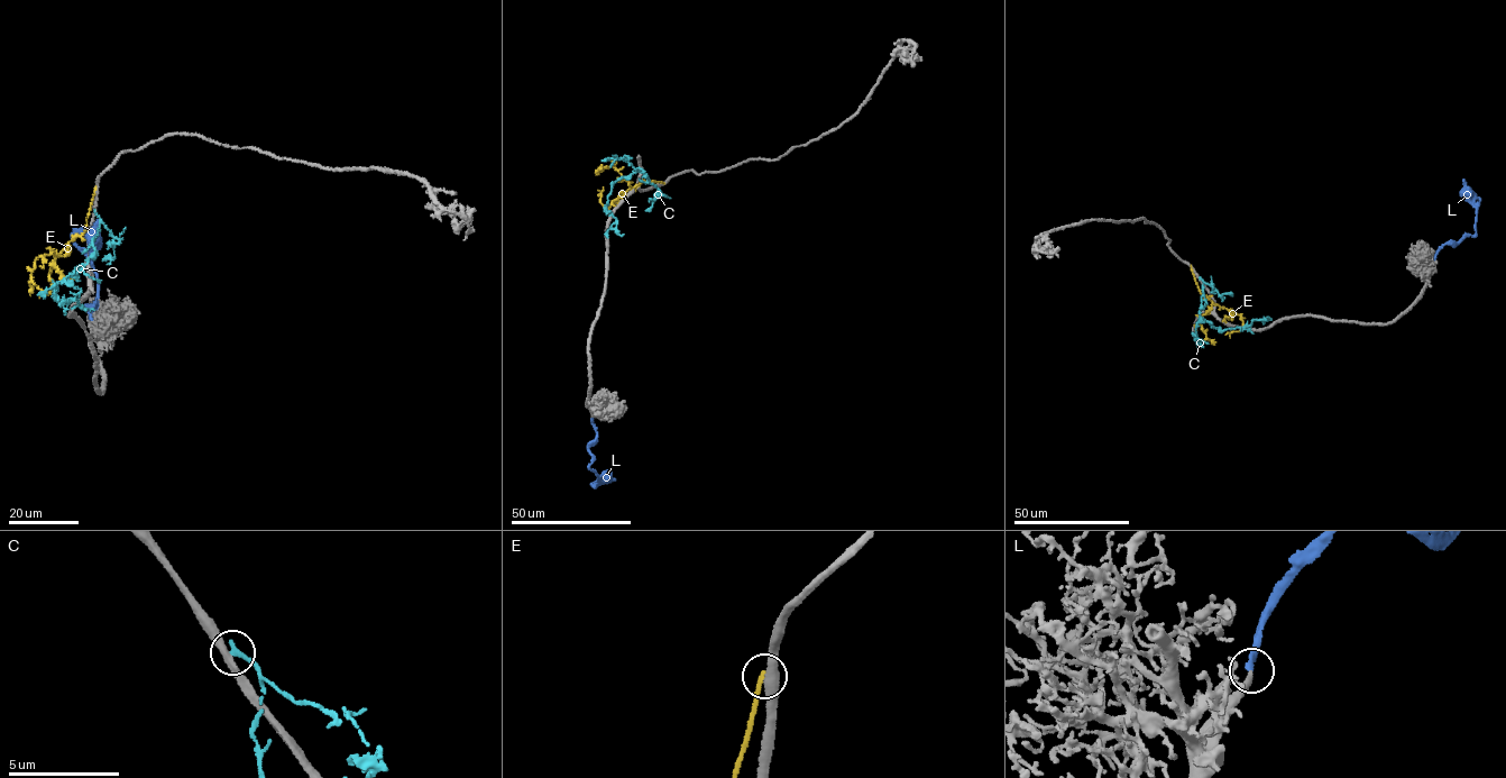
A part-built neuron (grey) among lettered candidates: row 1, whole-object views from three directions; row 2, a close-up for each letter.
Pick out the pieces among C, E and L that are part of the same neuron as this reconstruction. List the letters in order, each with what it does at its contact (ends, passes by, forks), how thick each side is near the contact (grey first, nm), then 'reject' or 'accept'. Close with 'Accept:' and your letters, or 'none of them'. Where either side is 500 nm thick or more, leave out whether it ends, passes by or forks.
C: it ends there; 360 nm thick on the grey side, 240 nm on the other; reject
E: it ends there; 440 nm thick on the grey side, 220 nm on the other; reject
L: it ends there; 280 nm thick on the grey side, 260 nm on the other; accept
Accept: L

